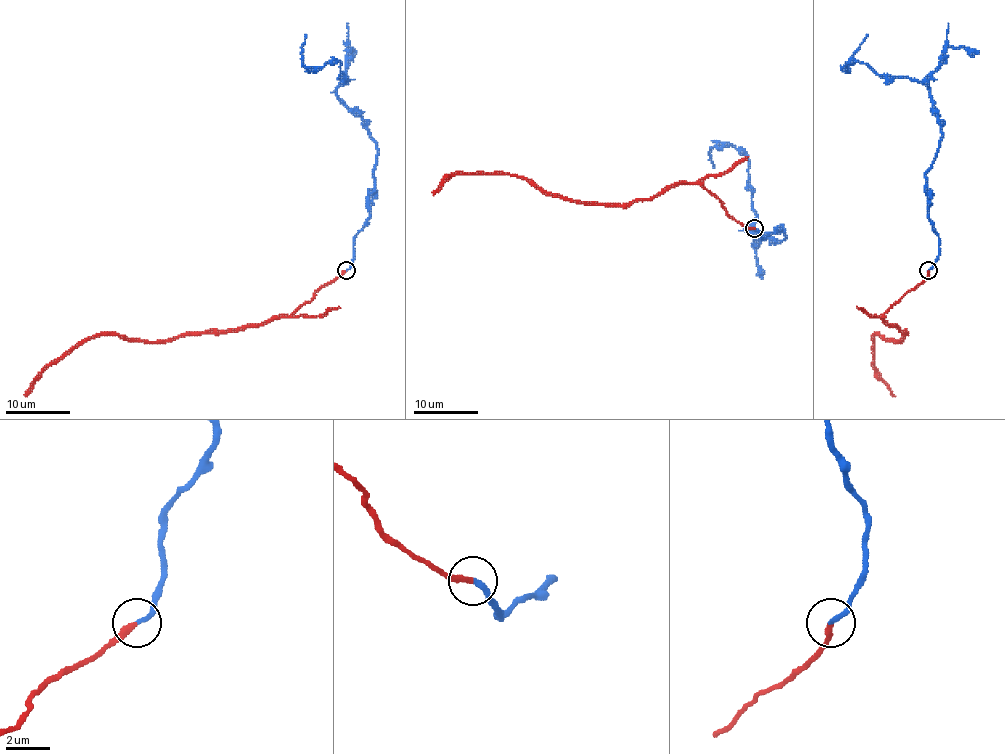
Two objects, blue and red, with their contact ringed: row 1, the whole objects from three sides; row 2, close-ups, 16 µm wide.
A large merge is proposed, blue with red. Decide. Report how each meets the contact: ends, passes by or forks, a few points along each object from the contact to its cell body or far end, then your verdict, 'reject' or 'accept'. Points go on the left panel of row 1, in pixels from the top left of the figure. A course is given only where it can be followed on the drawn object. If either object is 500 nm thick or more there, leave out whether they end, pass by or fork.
blue ends | red ends | blue via (347, 271), (369, 216), (377, 148), (338, 97), (348, 79), (340, 62), (306, 68), (306, 34) | red via (347, 271), (292, 314), (240, 330), (134, 341), (117, 335), (94, 335), (78, 341), (46, 369), (25, 396) | accept

